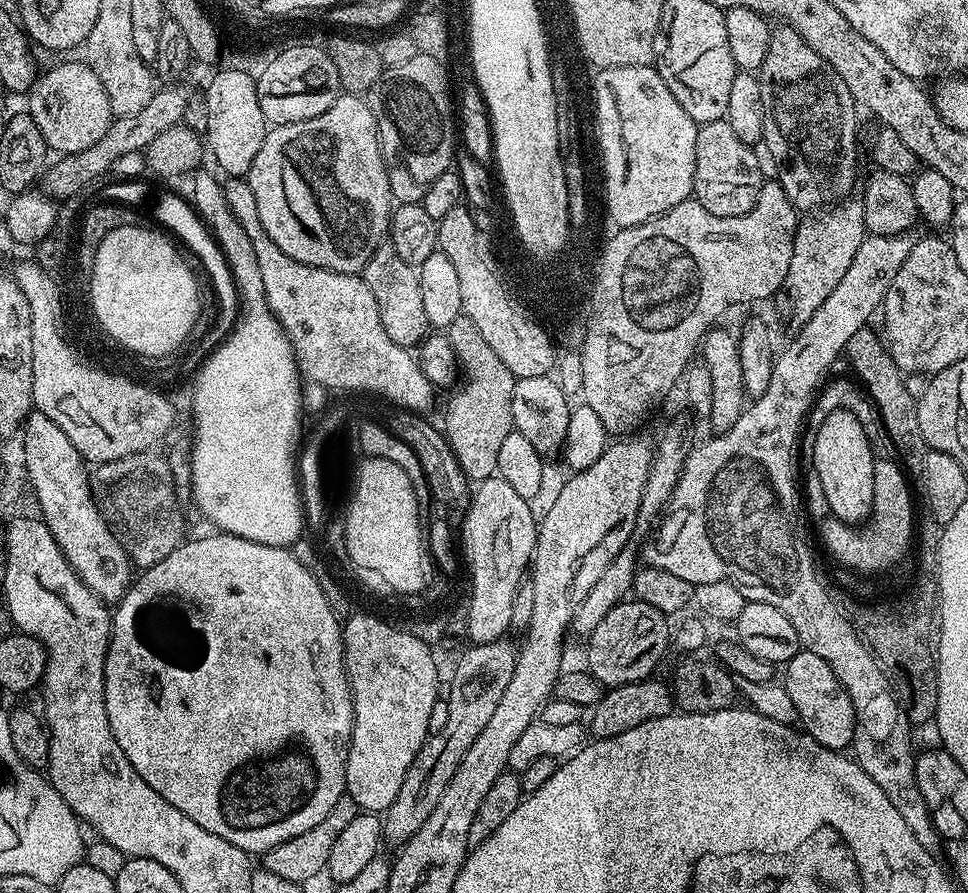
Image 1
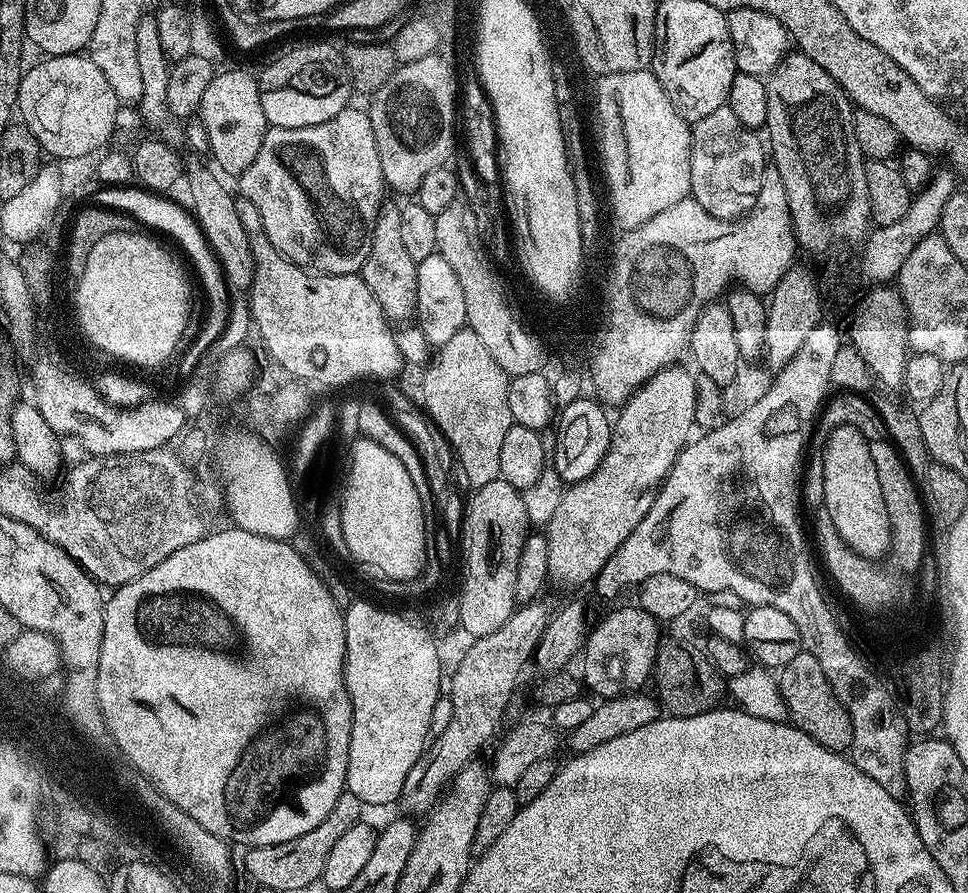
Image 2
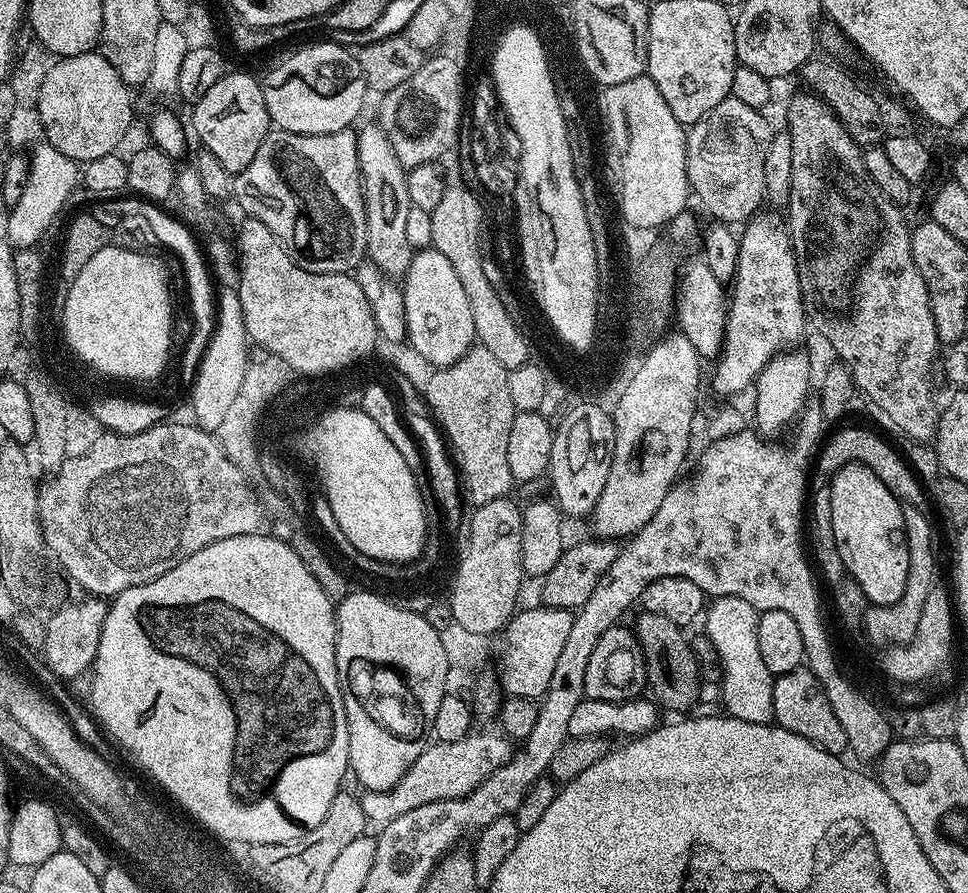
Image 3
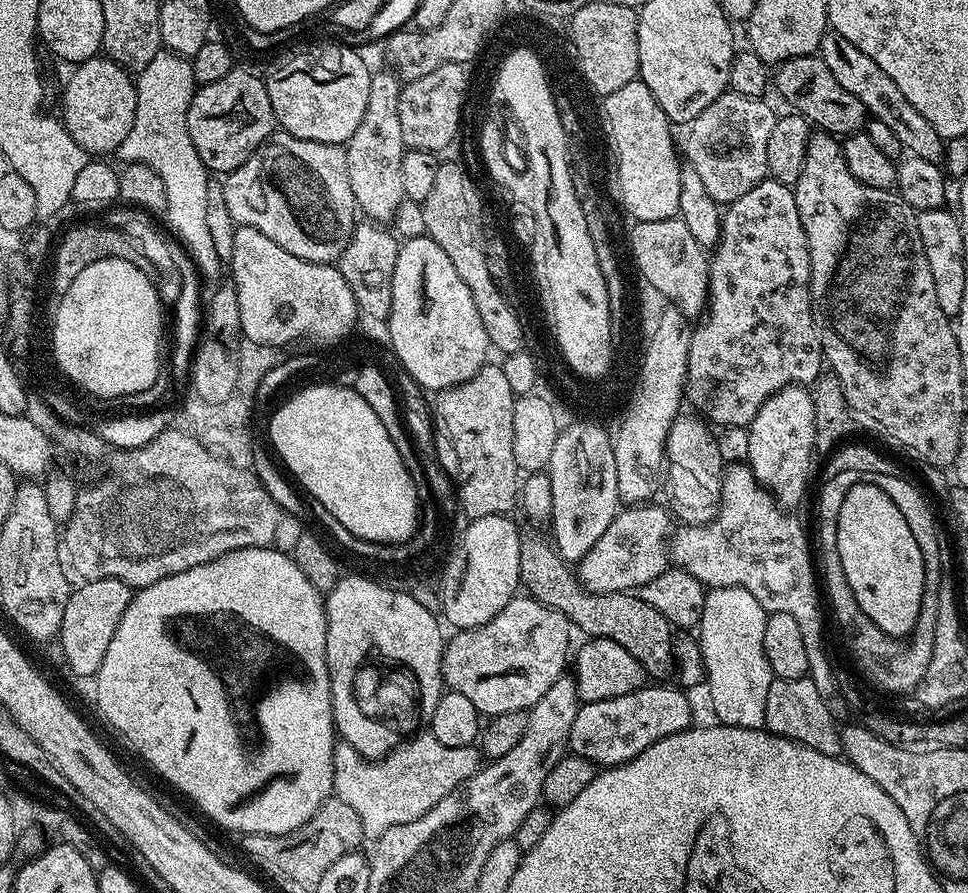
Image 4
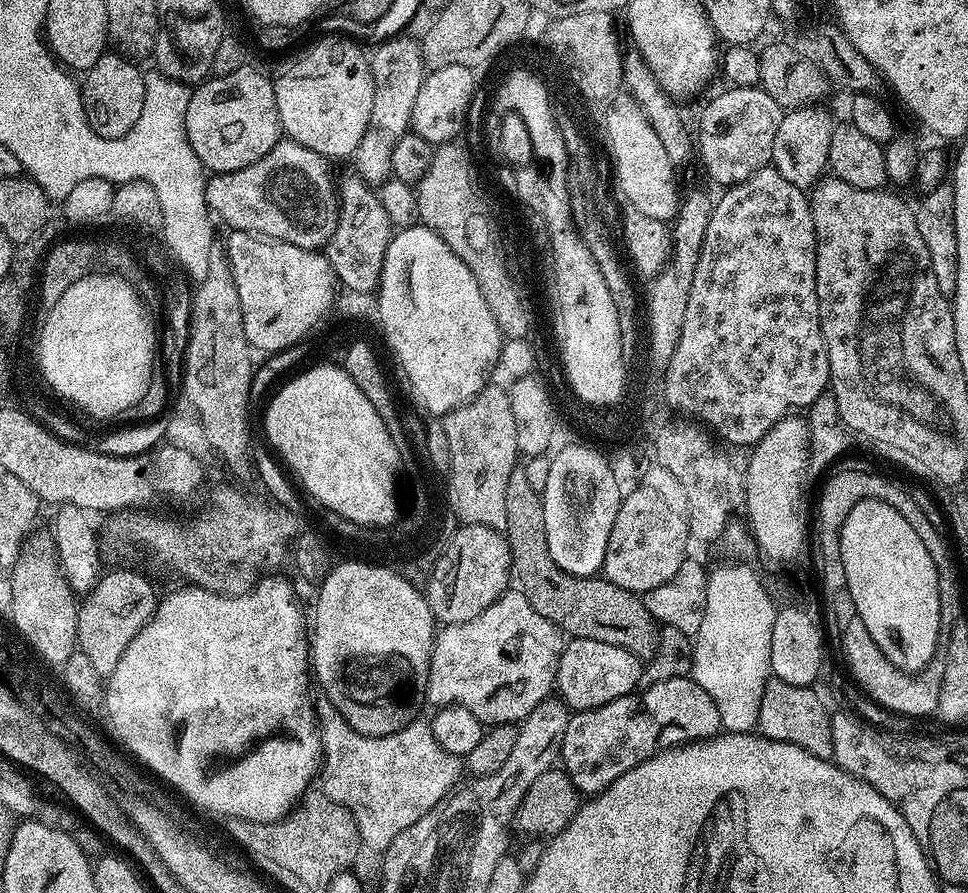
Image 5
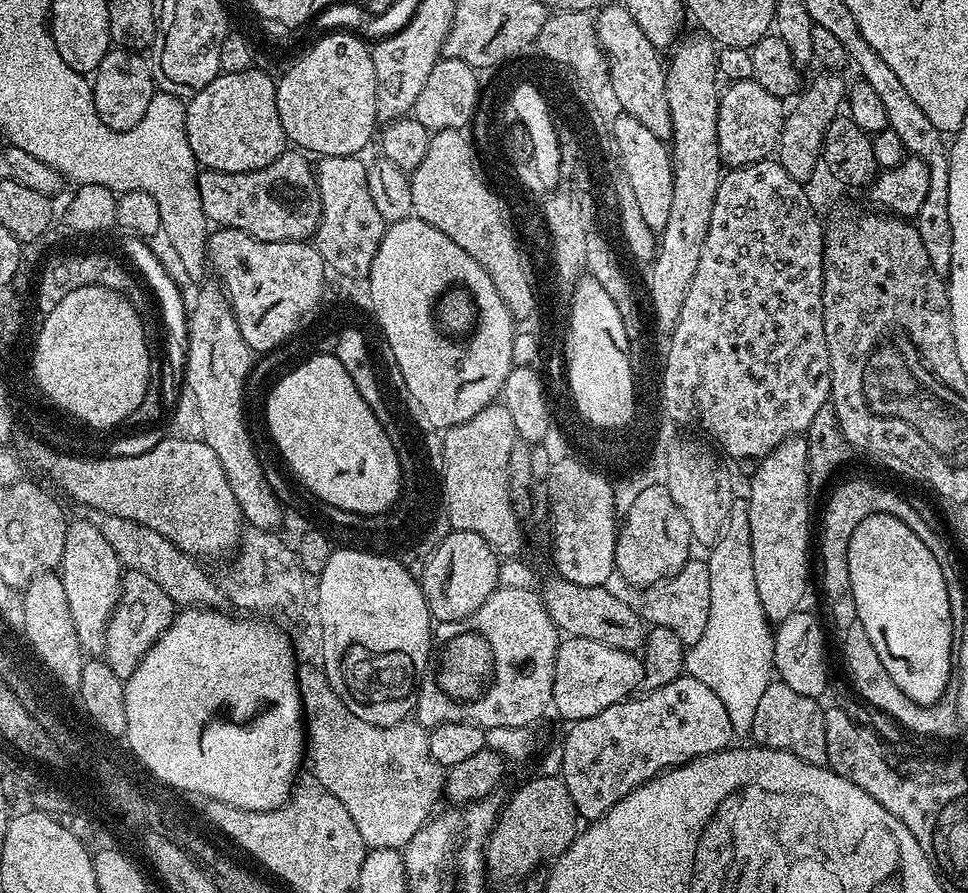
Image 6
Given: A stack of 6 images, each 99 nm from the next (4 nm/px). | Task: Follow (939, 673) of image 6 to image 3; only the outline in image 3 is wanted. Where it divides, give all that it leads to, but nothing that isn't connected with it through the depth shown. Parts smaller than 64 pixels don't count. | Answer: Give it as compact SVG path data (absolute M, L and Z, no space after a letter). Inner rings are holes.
M865 464L842 466L827 488L834 542L849 577L856 580L869 605L896 605L906 590L910 567L903 518L905 505Z

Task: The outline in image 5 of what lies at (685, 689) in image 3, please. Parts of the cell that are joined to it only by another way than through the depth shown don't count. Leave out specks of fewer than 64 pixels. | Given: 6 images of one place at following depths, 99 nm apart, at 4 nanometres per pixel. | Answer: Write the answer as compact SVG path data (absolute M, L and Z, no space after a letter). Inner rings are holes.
M517 466L510 474L510 482L506 482L506 526L502 529L508 538L510 546L510 562L512 574L519 591L542 614L542 618L555 624L561 633L572 638L594 638L598 642L610 642L610 646L622 646L622 650L630 650L641 662L648 662L659 646L660 631L656 620L646 610L643 599L635 592L627 592L610 581L593 576L575 576L566 573L555 565L550 556L550 549L546 540L546 525L543 522L543 502L541 493L536 492L526 479L523 467Z

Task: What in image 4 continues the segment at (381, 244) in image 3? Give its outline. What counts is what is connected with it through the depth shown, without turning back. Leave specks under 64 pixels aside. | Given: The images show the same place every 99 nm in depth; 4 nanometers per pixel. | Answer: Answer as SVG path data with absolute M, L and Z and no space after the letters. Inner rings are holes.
M373 71L366 114L358 122L358 130L346 145L346 166L350 170L350 186L354 190L357 209L369 221L387 225L395 221L398 206L406 199L402 190L402 158L406 151L402 125L398 122L398 102L402 81L395 71Z

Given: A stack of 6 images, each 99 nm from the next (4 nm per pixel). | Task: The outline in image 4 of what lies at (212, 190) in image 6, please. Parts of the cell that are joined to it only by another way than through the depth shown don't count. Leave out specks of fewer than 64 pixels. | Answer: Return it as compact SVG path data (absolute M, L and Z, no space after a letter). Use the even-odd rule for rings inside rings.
M276 130L249 160L227 173L222 183L226 210L230 210L230 218L234 218L237 226L262 230L270 242L278 242L282 250L306 262L335 265L346 250L358 223L356 199L350 186L350 170L346 166L346 151L339 144L299 140L288 132Z

